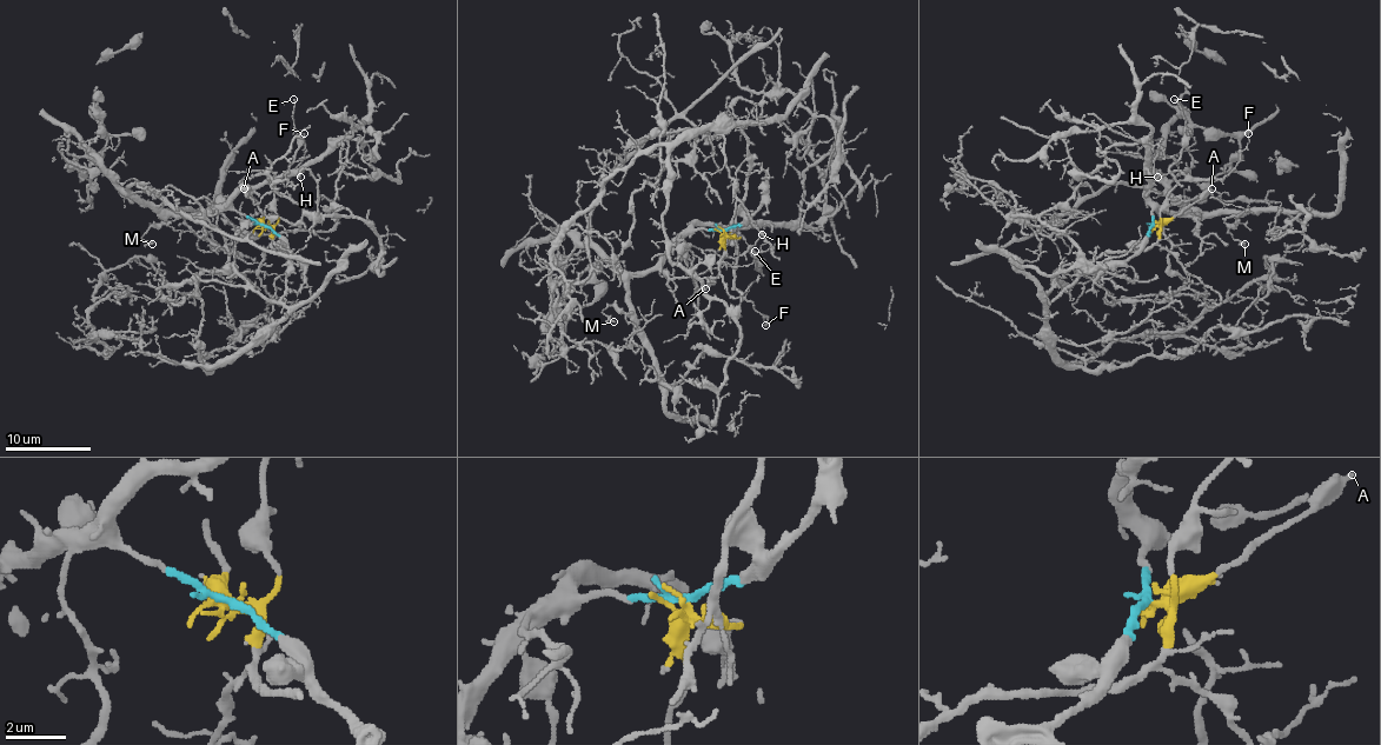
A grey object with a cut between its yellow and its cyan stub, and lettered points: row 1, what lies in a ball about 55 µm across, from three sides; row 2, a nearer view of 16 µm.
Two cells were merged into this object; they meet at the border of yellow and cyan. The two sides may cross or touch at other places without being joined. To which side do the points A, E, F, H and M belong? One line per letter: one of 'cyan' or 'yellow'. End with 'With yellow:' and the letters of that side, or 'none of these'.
A: yellow
E: yellow
F: yellow
H: yellow
M: cyan
With yellow: A, E, F, H

